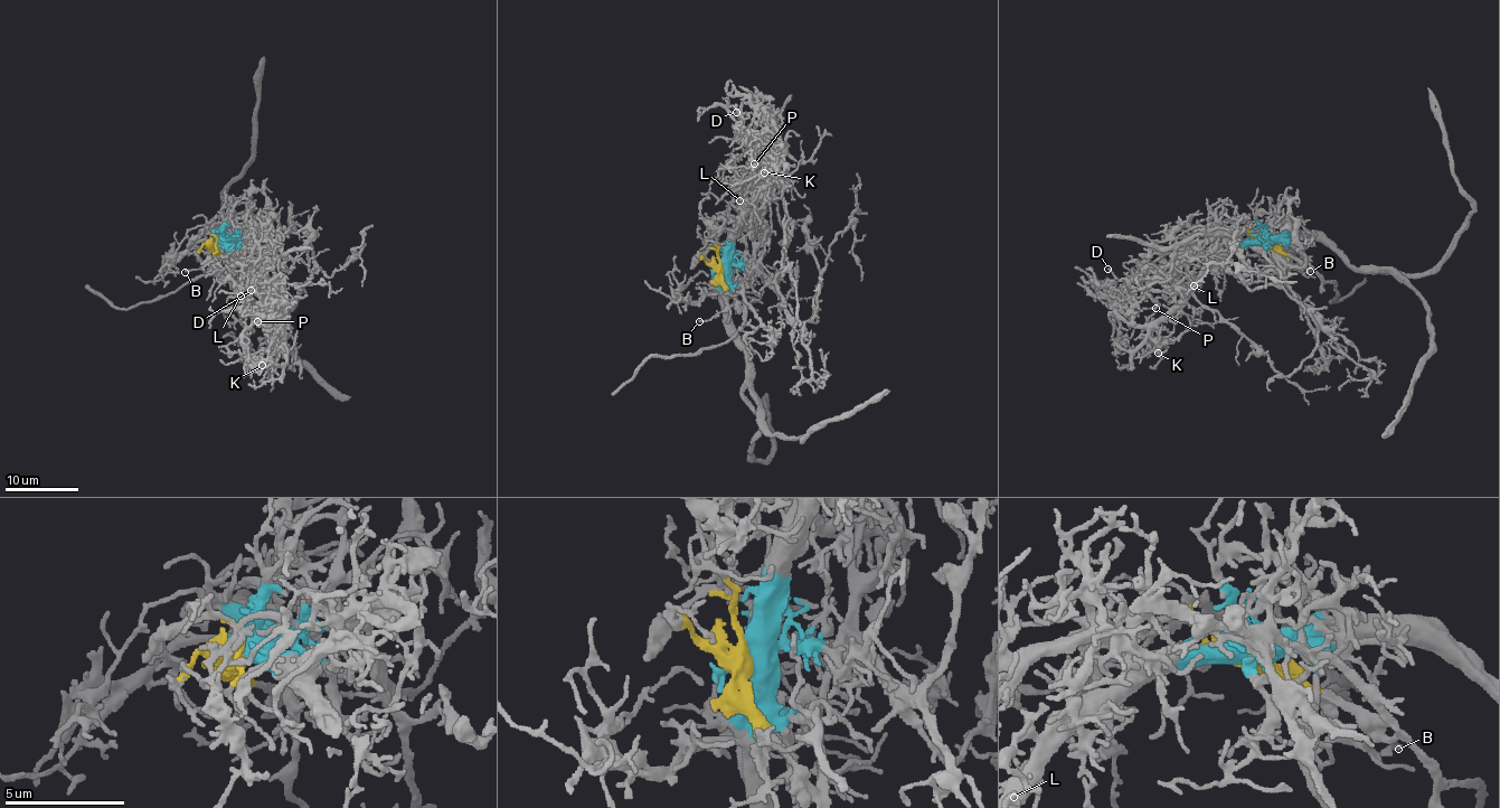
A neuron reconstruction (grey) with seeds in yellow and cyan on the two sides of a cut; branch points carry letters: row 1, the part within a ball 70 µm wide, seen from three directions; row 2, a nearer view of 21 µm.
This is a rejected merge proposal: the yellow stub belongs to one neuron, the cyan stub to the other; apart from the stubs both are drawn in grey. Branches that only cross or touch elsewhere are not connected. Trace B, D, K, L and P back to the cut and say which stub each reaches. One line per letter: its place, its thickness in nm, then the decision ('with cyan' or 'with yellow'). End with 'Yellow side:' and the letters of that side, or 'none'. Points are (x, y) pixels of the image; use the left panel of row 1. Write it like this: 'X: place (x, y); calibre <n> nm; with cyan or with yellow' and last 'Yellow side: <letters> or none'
B: place (185, 272); calibre 150 nm; with yellow
D: place (251, 290); calibre 160 nm; with cyan
K: place (262, 365); calibre 220 nm; with cyan
L: place (241, 296); calibre 200 nm; with cyan
P: place (257, 321); calibre 90 nm; with cyan
Yellow side: B

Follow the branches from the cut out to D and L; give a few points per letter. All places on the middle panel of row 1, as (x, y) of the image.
D: (722, 266), (730, 231), (742, 214), (743, 182), (754, 172), (754, 160), (736, 131), (739, 122), (737, 111)
L: (722, 266), (725, 245), (742, 213), (743, 200), (739, 200)

